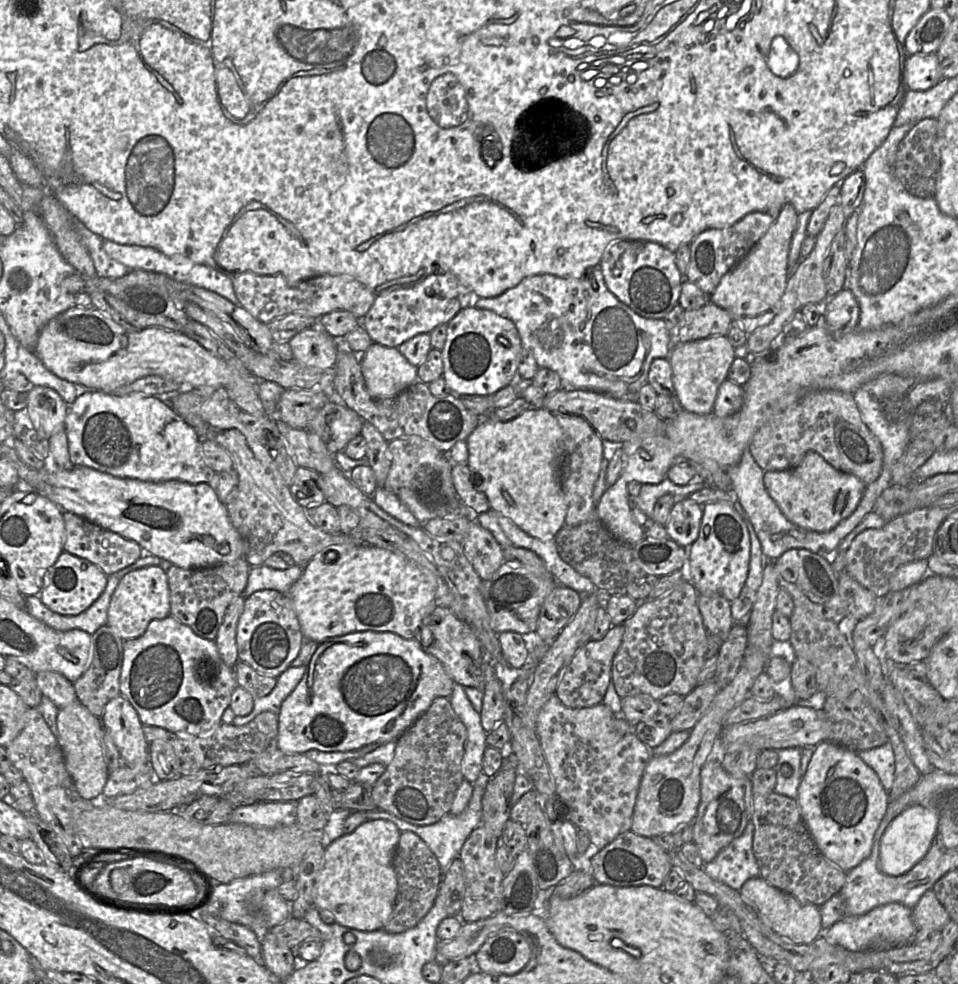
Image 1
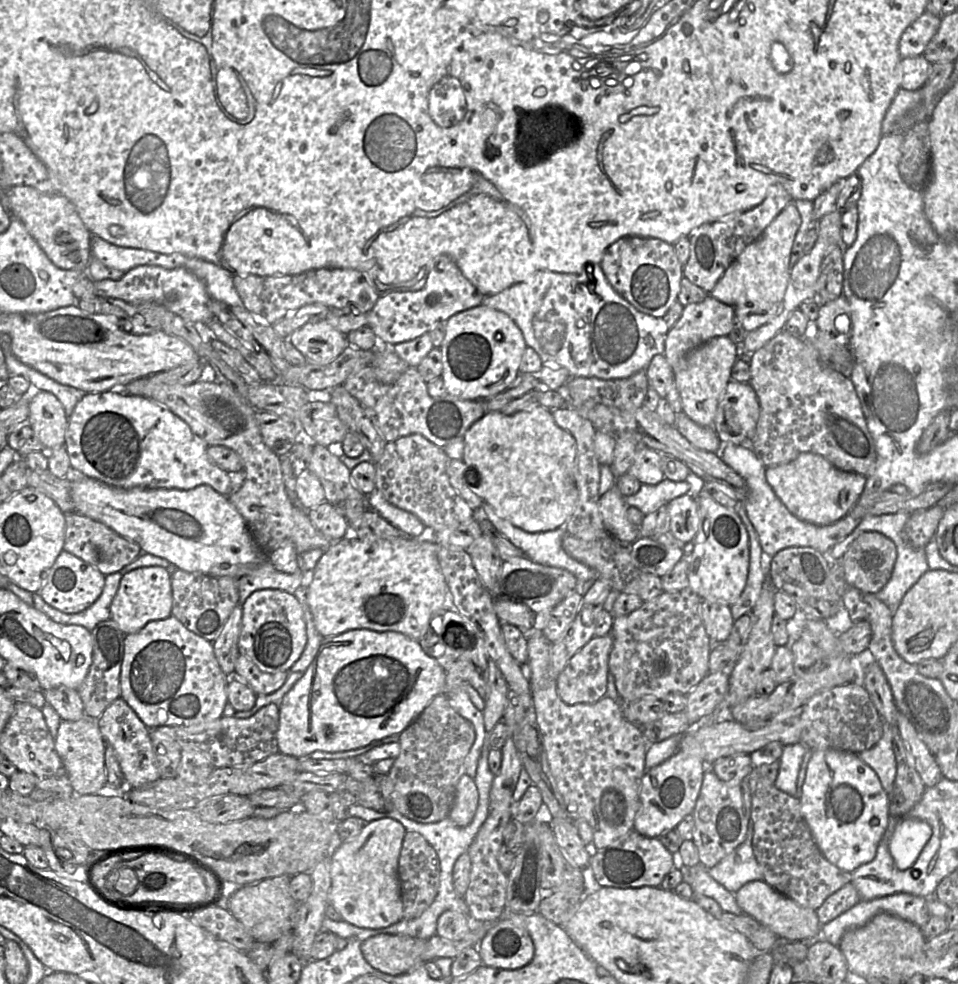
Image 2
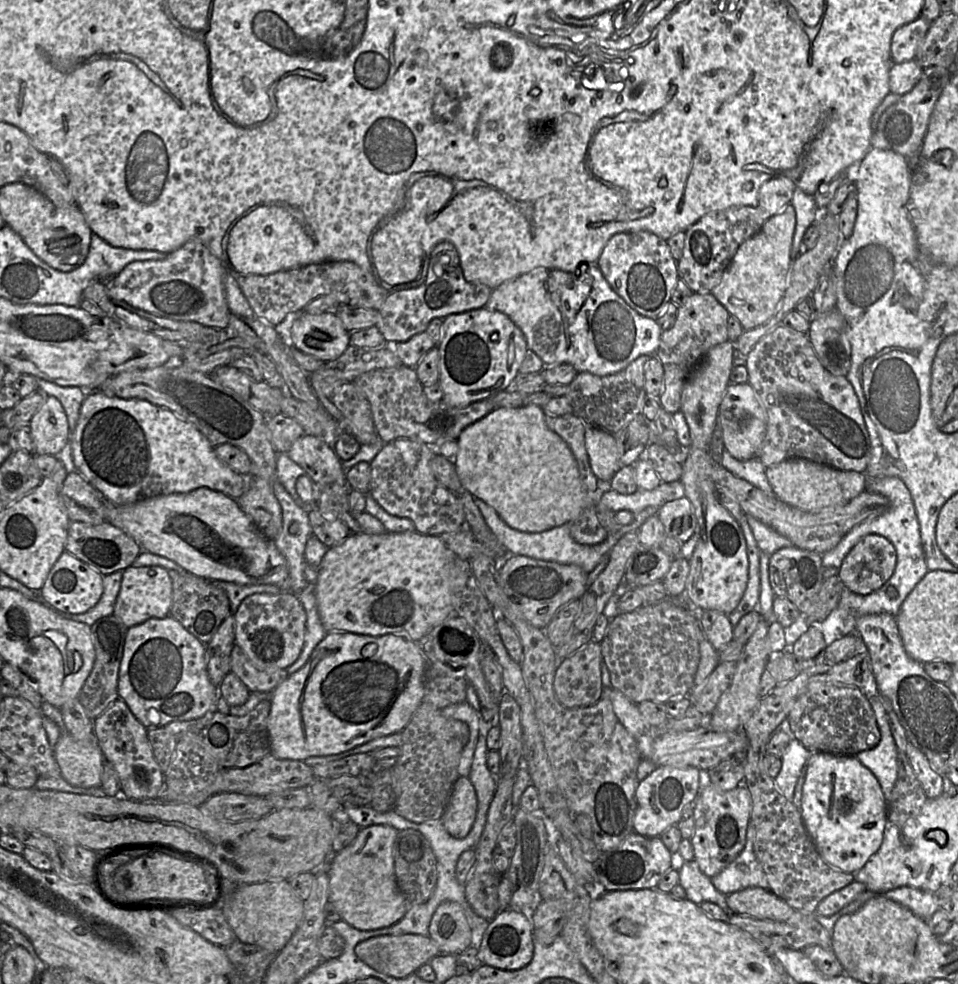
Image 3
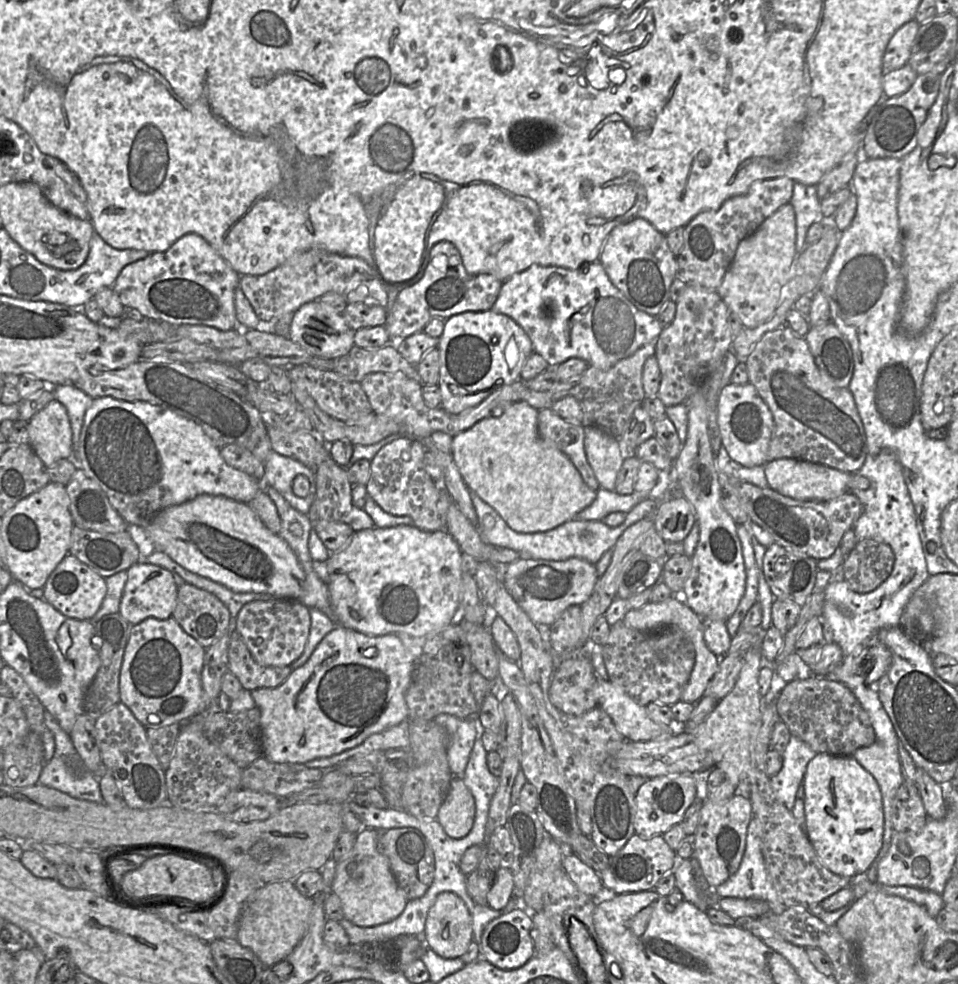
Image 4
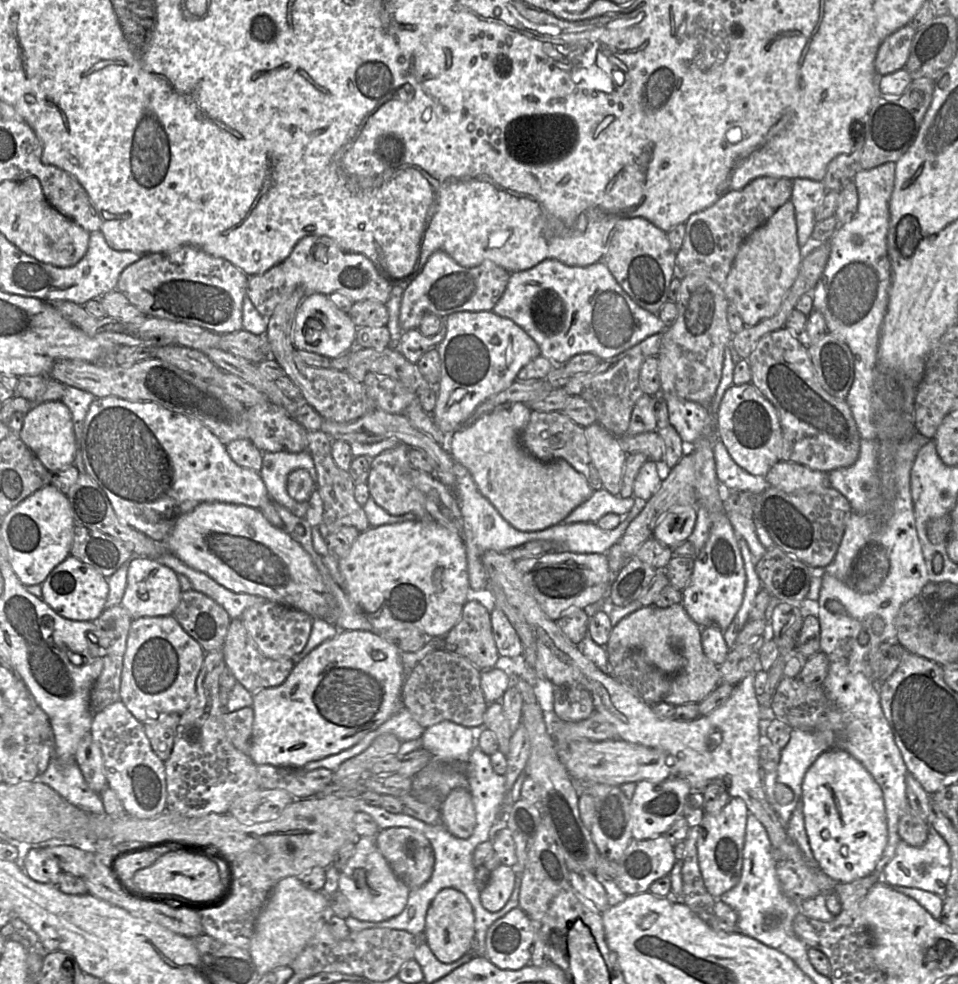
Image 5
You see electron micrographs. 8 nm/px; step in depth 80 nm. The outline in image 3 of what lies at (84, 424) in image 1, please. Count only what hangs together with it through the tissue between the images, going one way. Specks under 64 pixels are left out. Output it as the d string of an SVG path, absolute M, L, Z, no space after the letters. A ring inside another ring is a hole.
M101 391L88 392L69 441L75 470L99 491L106 502L117 506L161 495L189 493L204 487L239 499L248 487L242 475L218 459L214 449L193 424L182 420L172 411L146 400L121 399Z

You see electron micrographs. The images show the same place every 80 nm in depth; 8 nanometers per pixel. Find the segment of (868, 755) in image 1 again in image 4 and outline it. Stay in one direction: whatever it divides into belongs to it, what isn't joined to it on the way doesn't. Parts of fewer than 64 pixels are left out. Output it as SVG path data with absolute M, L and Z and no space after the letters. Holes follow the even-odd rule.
M848 682L844 684L852 691L852 693L860 702L863 709L869 715L871 724L875 732L874 743L870 746L857 749L852 754L852 757L855 758L859 762L859 764L874 777L880 788L883 801L884 834L882 847L879 850L871 866L867 869L865 873L863 873L863 878L867 878L867 880L871 882L876 882L878 863L887 853L894 832L892 825L892 815L894 811L896 792L900 785L903 783L898 754L898 737L884 707L882 706L878 693L875 689L872 689L872 686L867 686L864 684L864 682Z

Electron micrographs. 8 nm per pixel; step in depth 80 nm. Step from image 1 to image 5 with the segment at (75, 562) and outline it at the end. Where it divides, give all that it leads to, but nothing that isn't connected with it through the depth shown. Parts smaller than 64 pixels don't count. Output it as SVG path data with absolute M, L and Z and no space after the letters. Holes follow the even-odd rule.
M72 554L57 565L42 585L42 598L59 615L75 621L95 621L105 610L108 580L93 566Z

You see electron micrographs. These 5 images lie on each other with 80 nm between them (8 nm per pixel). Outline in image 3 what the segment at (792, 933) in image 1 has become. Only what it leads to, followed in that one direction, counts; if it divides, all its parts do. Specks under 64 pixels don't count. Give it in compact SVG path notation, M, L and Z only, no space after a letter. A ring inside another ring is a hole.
M749 887L726 896L728 910L757 919L786 921L795 909L769 889Z

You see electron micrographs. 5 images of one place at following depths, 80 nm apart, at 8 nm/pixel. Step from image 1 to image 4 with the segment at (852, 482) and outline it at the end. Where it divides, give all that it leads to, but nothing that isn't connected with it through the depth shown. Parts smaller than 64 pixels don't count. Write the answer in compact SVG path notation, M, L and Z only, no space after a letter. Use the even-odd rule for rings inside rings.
M791 458L767 462L764 465L764 471L771 489L784 496L803 501L826 501L847 493L848 482L852 475L821 464Z

